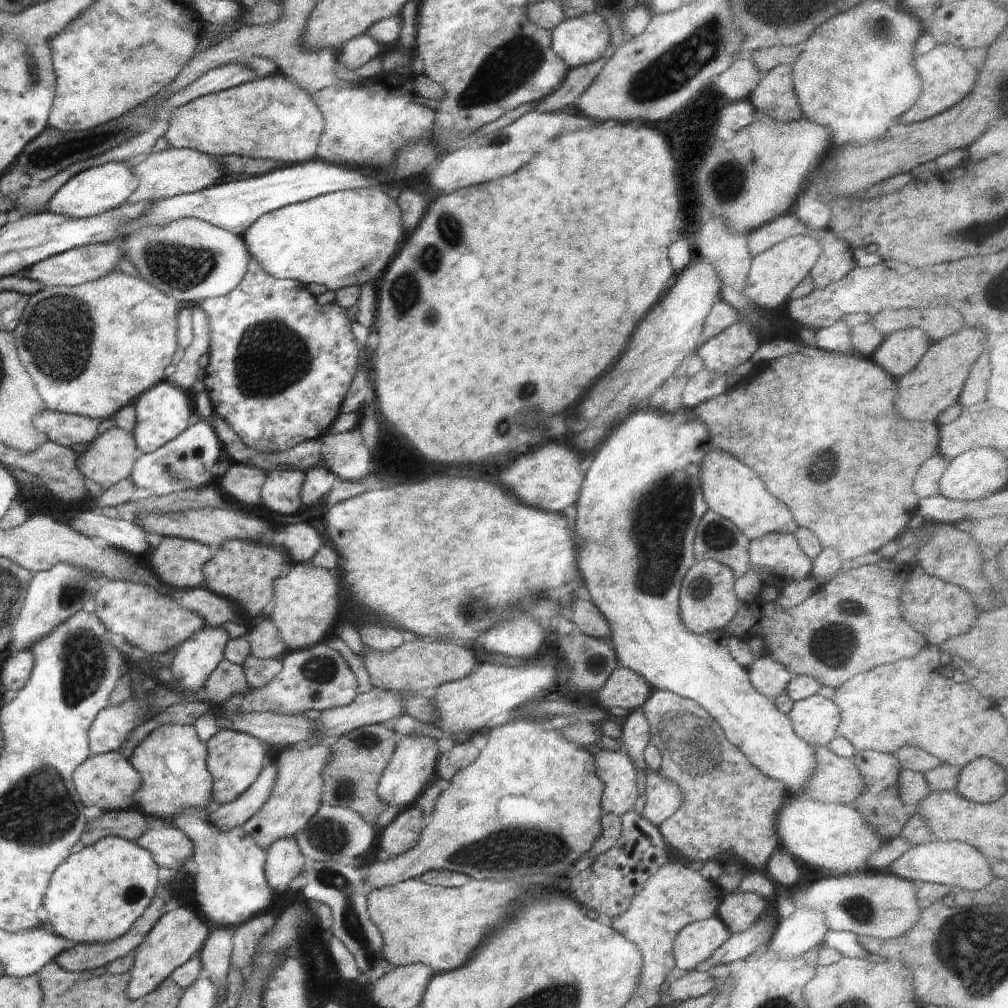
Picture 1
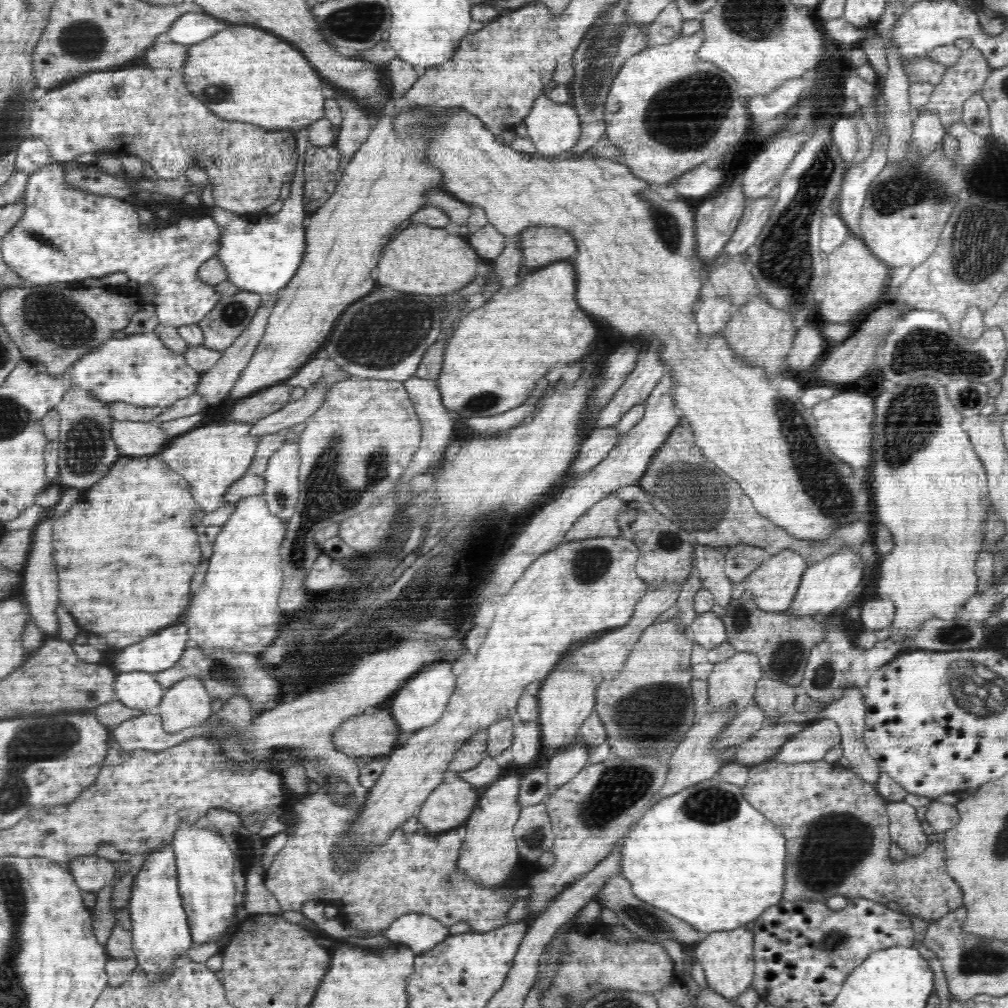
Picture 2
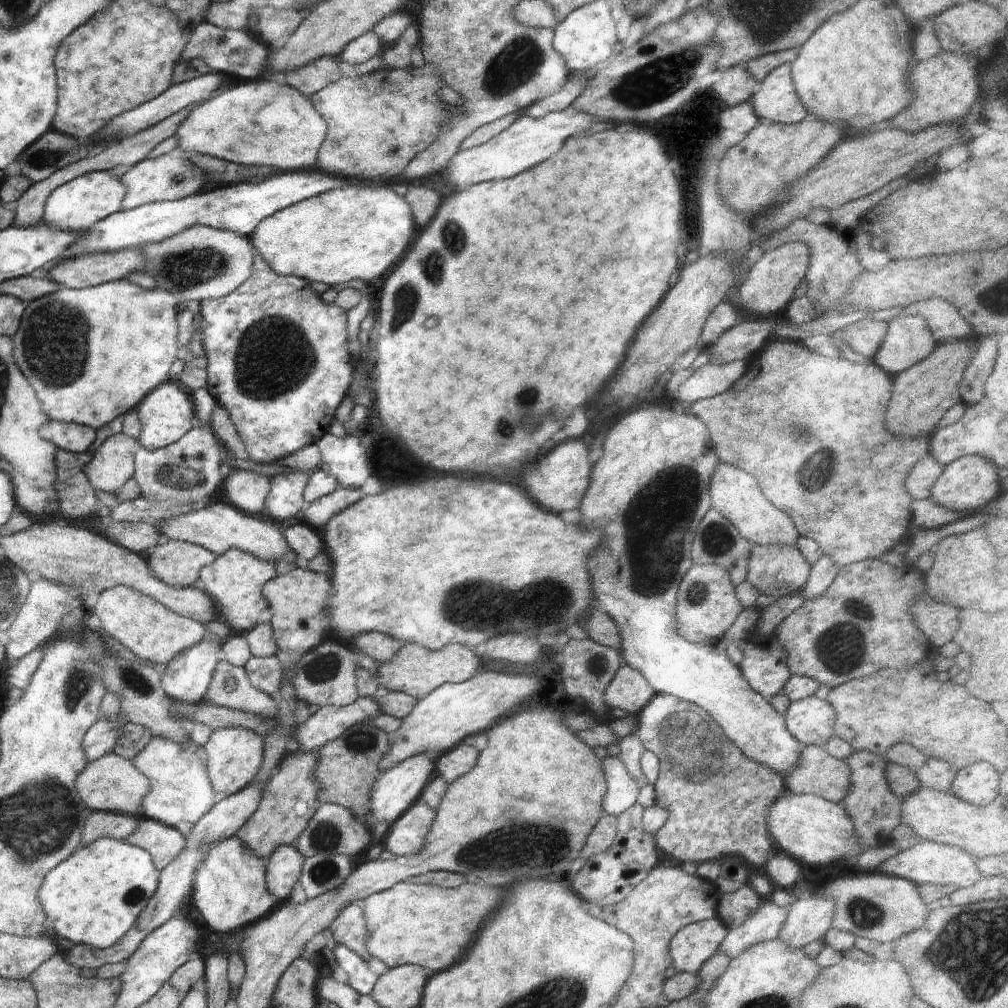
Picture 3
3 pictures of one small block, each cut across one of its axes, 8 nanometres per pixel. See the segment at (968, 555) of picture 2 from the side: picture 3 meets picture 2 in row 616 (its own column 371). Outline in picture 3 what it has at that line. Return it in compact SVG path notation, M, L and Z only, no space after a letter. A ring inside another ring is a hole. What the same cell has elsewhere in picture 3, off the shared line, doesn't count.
M399 882L389 889L368 895L366 897L366 922L370 928L370 940L367 948L371 956L386 962L390 968L400 964L420 964L432 972L440 972L456 964L466 946L472 942L476 930L482 926L484 918L498 908L504 894L496 886L480 886L480 884L462 884L460 888L442 890L441 886L430 886L430 884Z

